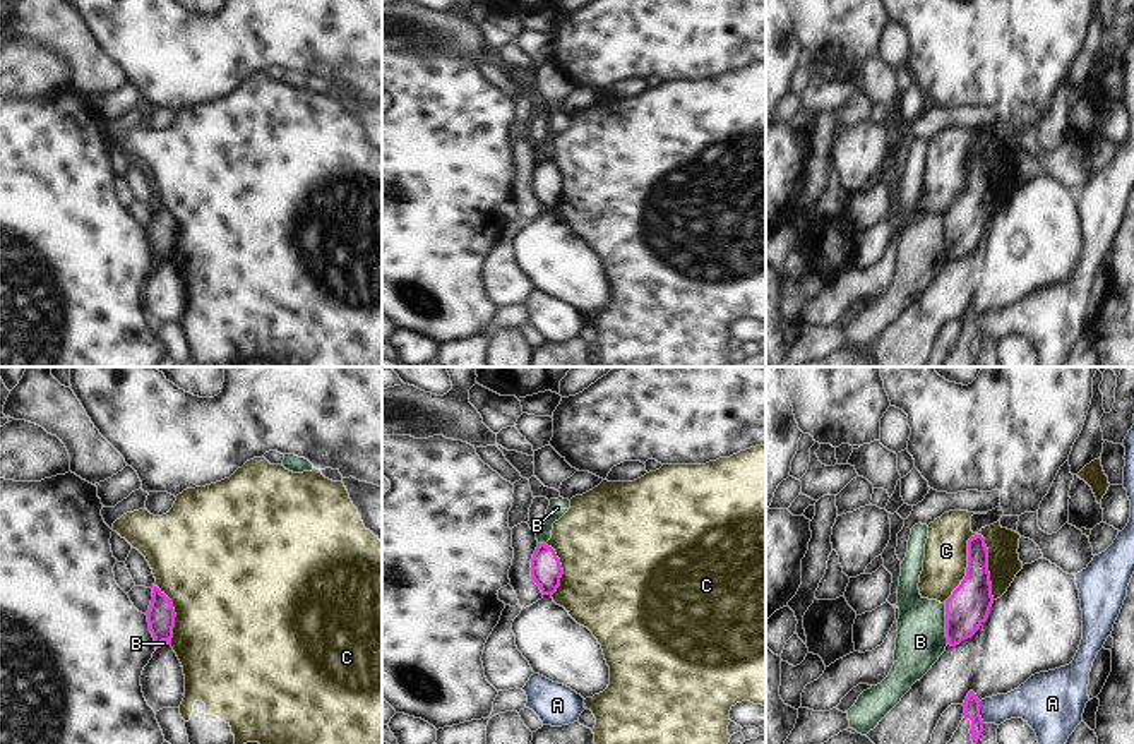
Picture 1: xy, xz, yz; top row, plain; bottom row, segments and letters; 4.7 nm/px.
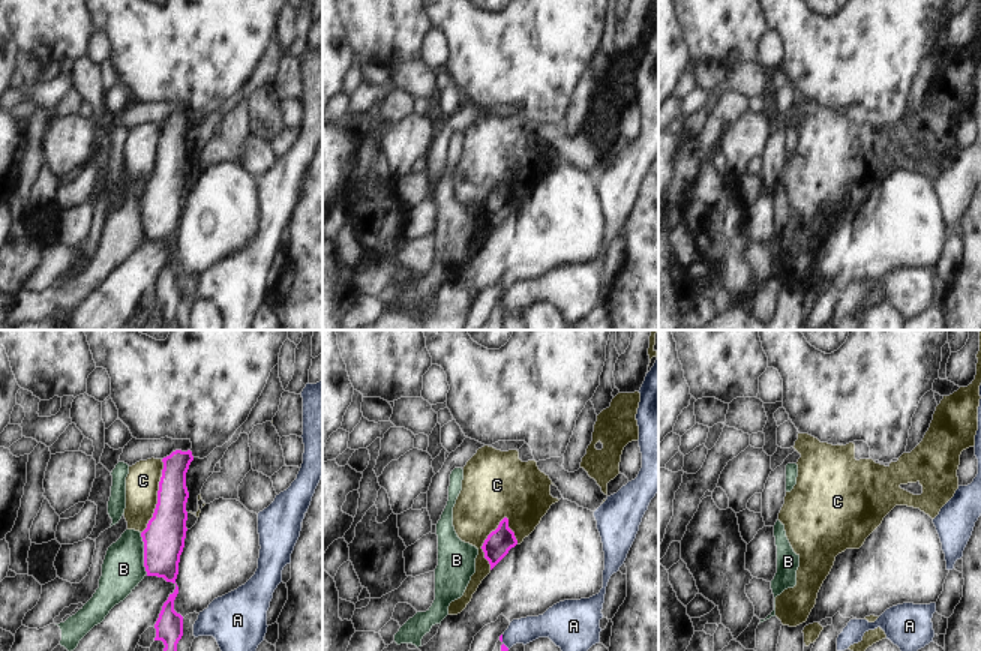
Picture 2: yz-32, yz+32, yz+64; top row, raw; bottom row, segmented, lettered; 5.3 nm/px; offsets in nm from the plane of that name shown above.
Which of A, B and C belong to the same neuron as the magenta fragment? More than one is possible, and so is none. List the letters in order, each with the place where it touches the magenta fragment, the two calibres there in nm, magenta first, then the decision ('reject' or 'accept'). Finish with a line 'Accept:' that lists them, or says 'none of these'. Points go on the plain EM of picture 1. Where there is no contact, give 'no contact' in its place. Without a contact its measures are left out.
A: yz (978, 328) | 80/180 nm | reject
B: yz (946, 240) | 200/220 nm | reject
C: yz (968, 182) | 200/200 nm | reject
Accept: none of these

